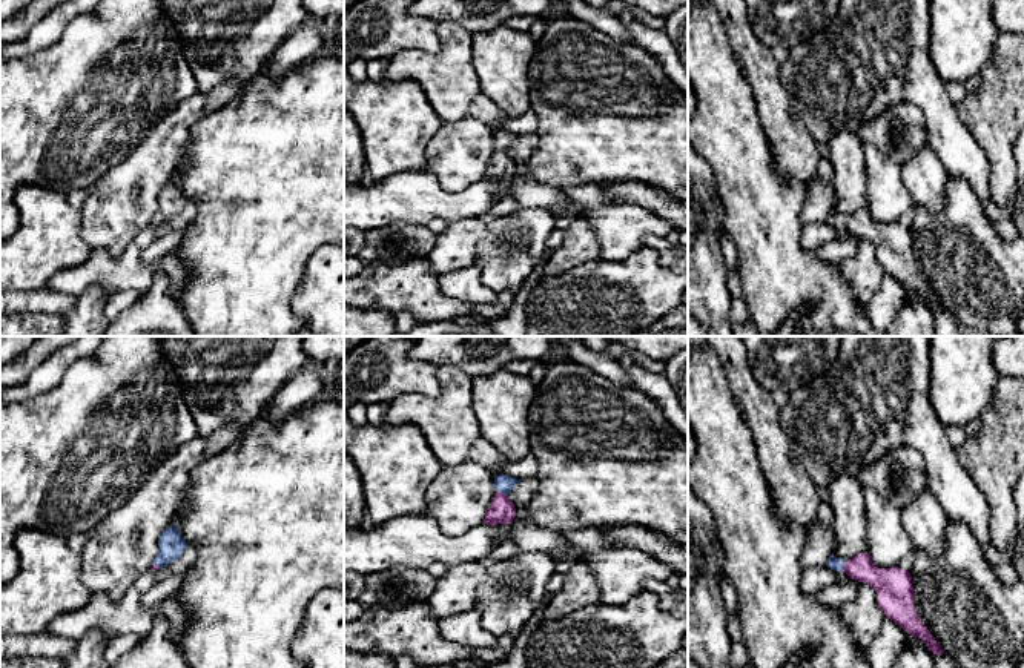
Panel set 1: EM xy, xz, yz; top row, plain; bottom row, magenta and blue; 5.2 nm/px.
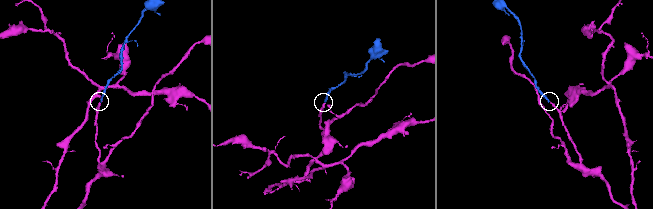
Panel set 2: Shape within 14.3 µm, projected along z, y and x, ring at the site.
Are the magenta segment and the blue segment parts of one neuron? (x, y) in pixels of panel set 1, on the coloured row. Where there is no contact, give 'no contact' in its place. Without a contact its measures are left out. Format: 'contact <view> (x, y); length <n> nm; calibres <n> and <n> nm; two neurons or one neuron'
contact xz (499, 492); length 60 nm; calibres 140 and 90 nm; one neuron

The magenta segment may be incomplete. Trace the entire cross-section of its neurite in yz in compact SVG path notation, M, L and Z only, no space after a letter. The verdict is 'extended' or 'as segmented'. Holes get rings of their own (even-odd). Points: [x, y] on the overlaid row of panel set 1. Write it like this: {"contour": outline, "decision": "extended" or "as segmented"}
{"contour": "M860 553L849 561L832 554L826 565L834 571L844 571L851 579L869 584L877 593L877 604L886 619L897 622L907 634L921 639L933 654L944 653L915 611L909 571L898 567L878 568L869 553Z", "decision": "extended"}

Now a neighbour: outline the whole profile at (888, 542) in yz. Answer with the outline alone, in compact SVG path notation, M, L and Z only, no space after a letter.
M863 487L867 553L878 568L892 568L915 547L901 522L901 510L870 487Z

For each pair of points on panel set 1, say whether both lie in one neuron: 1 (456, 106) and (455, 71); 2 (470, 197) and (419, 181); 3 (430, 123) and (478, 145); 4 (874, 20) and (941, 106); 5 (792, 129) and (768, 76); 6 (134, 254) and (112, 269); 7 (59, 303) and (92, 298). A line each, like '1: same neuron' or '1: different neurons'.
1: same neuron
2: same neuron
3: different neurons
4: same neuron
5: same neuron
6: same neuron
7: different neurons

